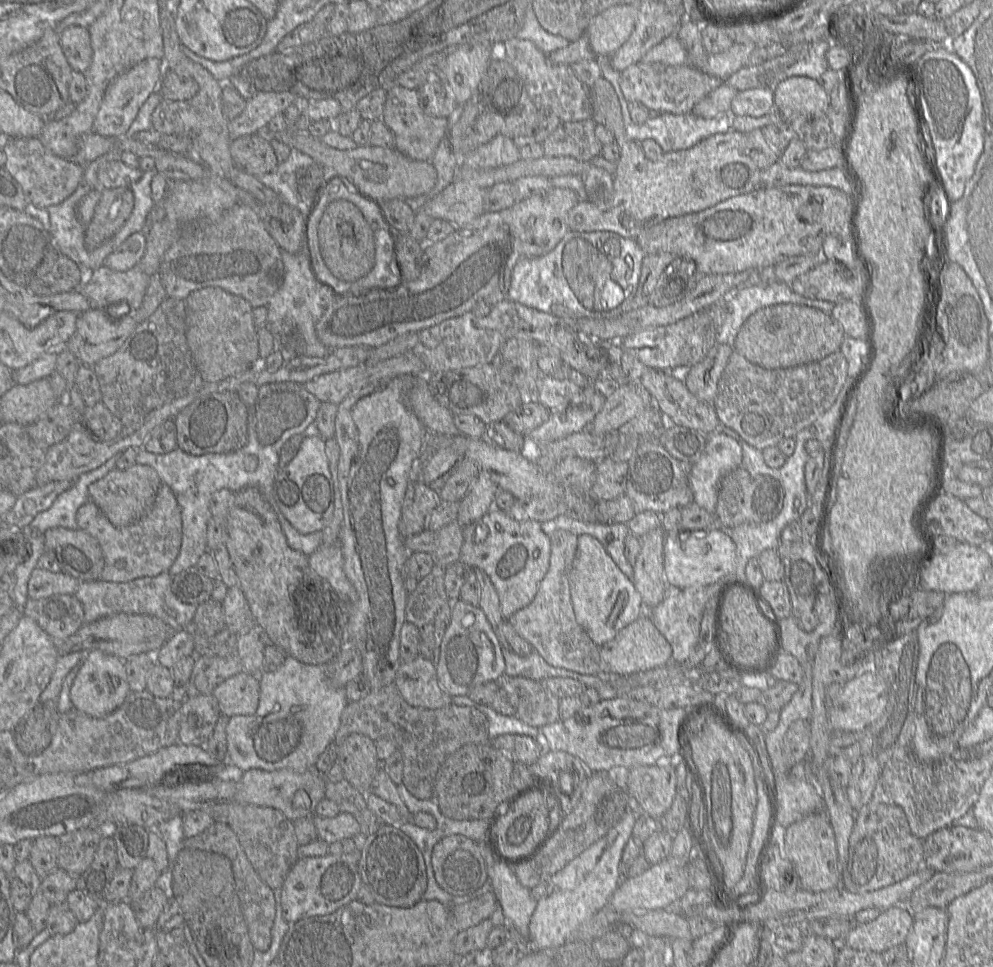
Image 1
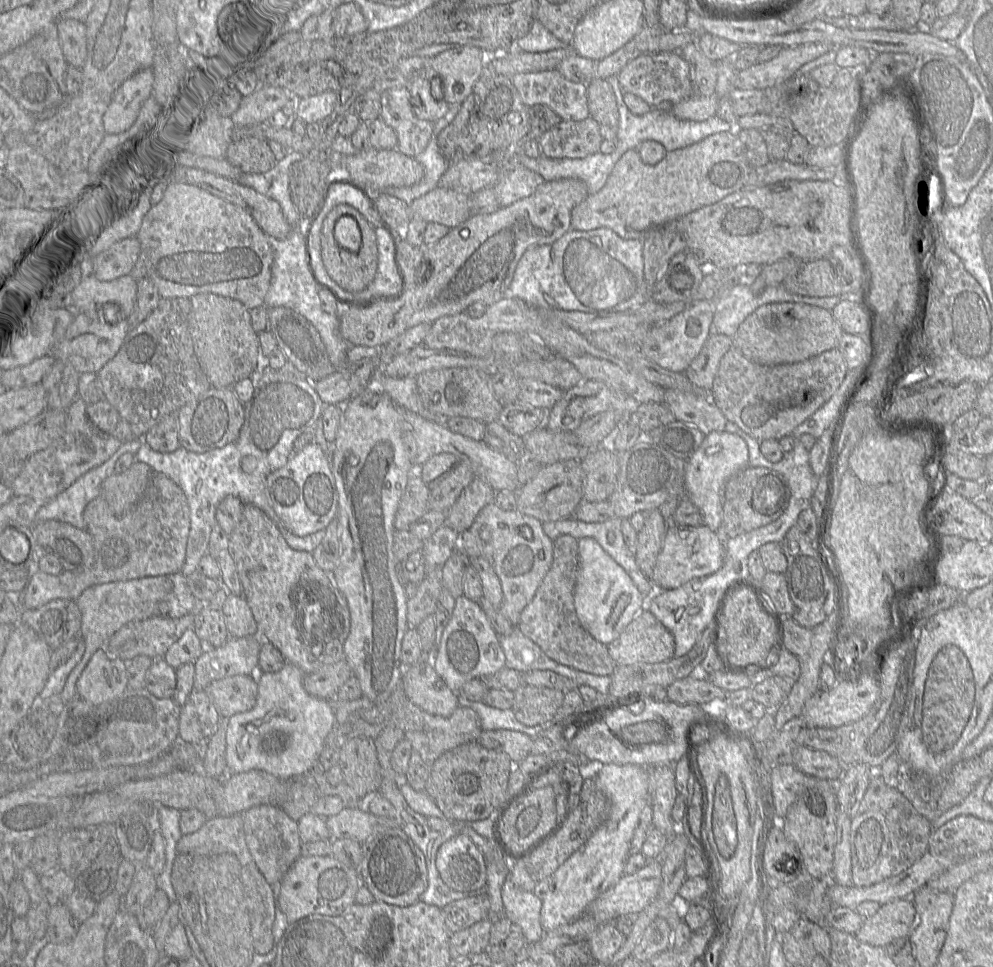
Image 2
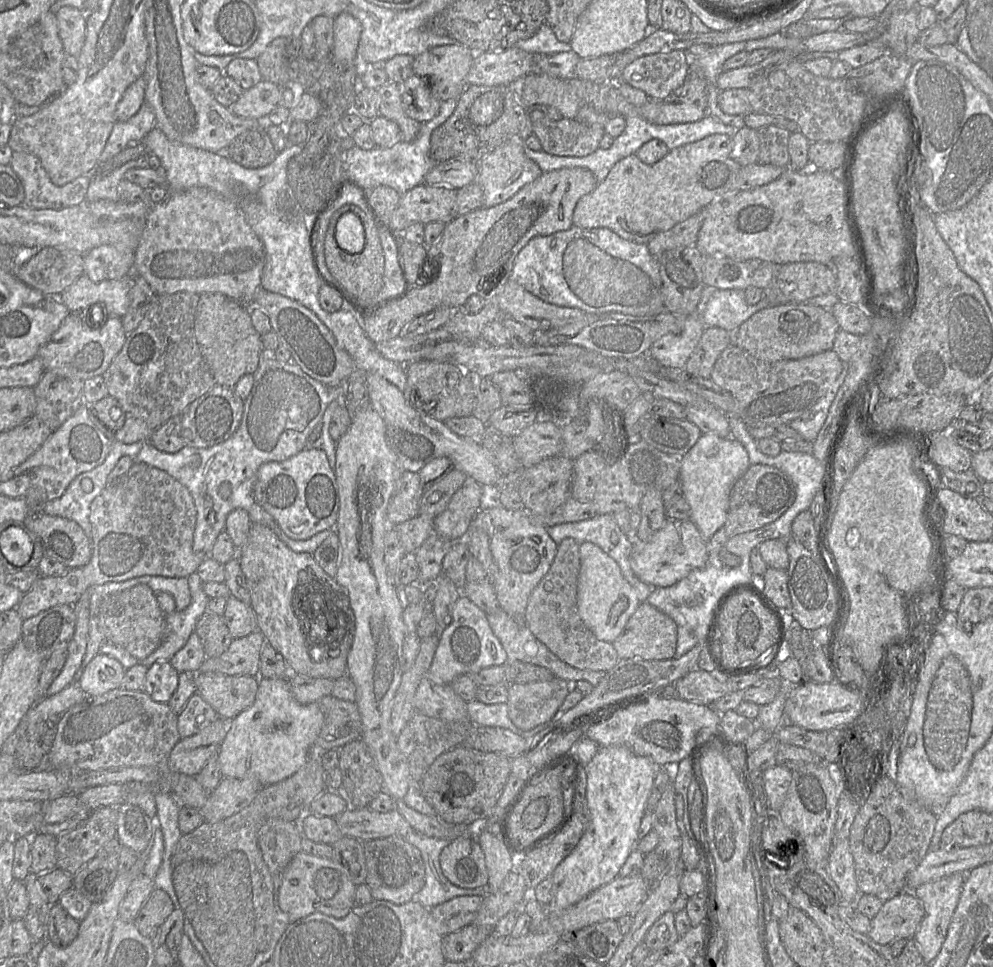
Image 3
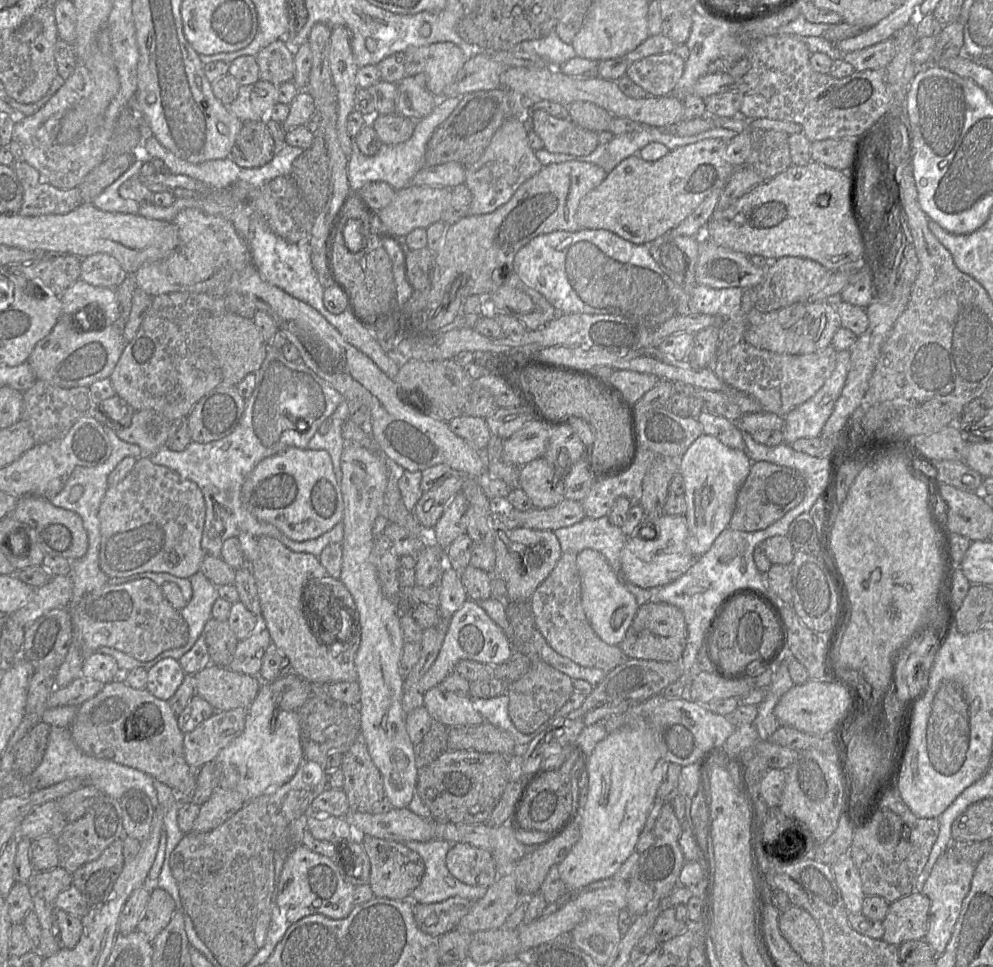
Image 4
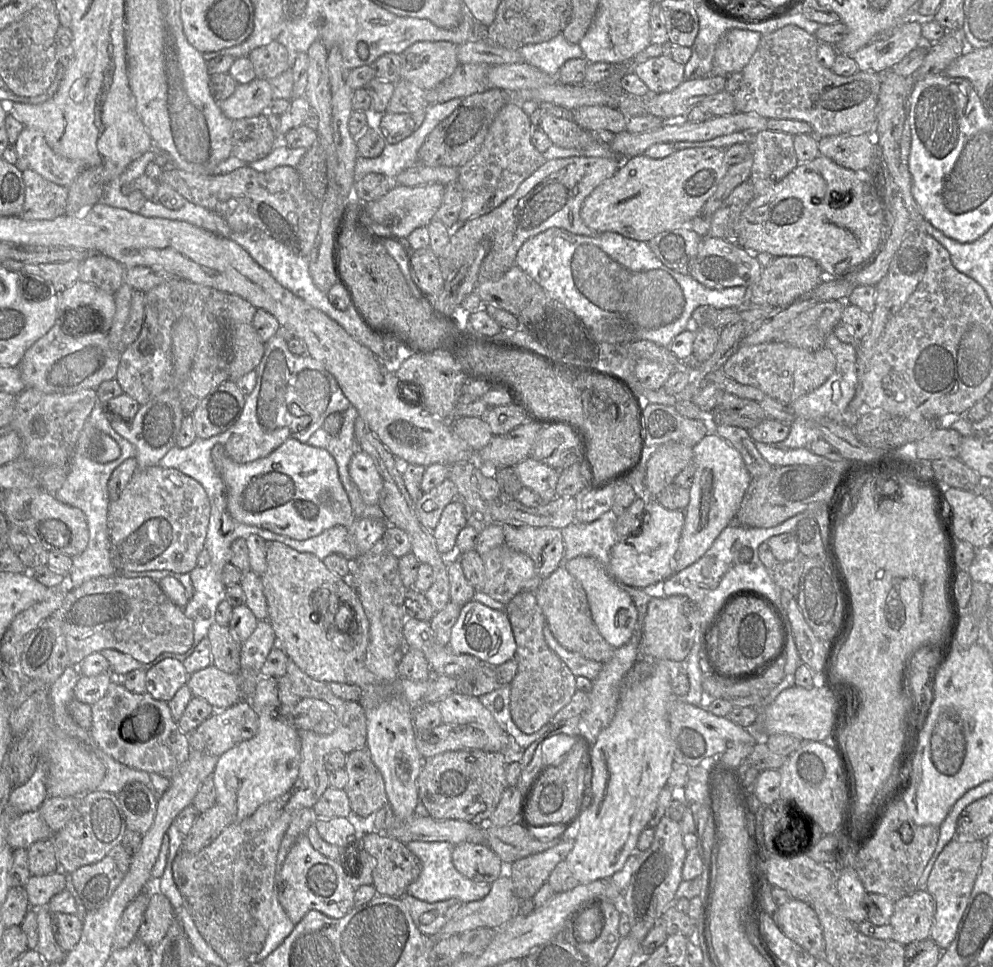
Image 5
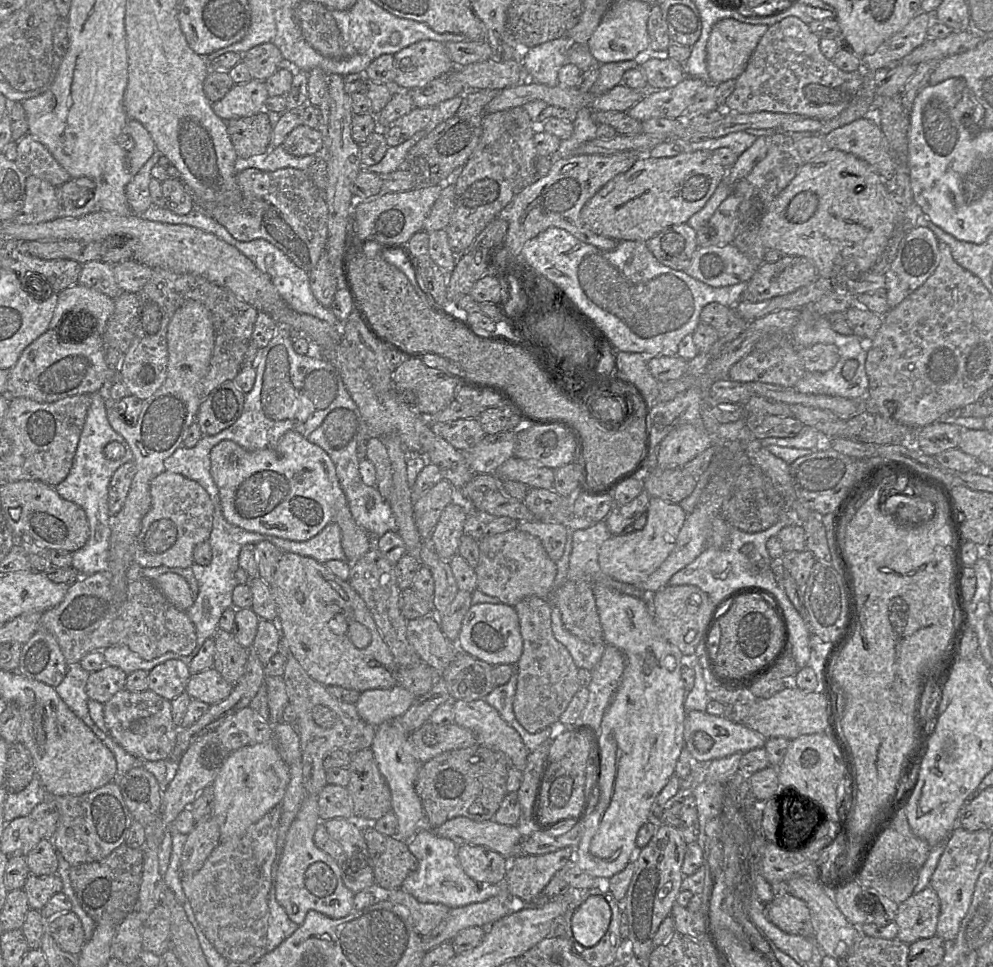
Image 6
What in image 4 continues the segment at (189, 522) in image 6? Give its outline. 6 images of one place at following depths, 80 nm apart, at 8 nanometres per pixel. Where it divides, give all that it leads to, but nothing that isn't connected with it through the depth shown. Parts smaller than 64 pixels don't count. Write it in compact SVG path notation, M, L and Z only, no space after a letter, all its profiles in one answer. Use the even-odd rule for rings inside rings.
M139 457L135 466L118 484L107 489L101 502L98 518L100 522L100 553L99 565L101 570L109 578L127 577L144 572L165 572L179 578L190 578L200 570L201 563L207 555L201 547L204 524L206 516L206 505L202 491L198 485L190 480L182 478L177 472L165 467L152 463L149 457Z

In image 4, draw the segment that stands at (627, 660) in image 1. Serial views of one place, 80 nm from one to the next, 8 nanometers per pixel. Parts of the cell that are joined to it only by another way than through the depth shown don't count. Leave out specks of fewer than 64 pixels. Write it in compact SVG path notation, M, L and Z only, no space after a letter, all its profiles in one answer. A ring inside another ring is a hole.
M649 601L639 606L618 646L627 659L676 662L681 660L686 642L687 627L683 612L671 604Z

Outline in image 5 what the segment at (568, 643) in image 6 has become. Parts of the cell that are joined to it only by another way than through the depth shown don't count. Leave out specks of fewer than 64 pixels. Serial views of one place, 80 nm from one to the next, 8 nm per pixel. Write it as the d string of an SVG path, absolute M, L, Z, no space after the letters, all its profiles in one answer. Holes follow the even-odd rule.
M546 625L543 629L543 635L548 647L553 650L570 671L577 676L584 676L593 681L602 669L603 663L586 659L582 655L571 652L562 647L553 637L549 627Z

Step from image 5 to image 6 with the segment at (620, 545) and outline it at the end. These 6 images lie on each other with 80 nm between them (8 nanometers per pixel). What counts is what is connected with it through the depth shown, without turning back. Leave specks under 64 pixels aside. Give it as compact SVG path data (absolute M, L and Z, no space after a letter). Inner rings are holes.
M650 498L645 517L646 522L641 530L625 535L612 535L601 545L598 564L605 575L631 585L643 582L658 569L674 549L687 514L682 510L680 503Z

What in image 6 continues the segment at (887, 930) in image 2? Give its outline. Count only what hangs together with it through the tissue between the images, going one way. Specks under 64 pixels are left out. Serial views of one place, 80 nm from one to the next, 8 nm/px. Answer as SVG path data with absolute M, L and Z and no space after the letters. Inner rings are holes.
M930 886L917 894L912 894L908 899L898 905L895 923L898 926L897 939L906 944L936 936L937 923L940 914L940 900Z

